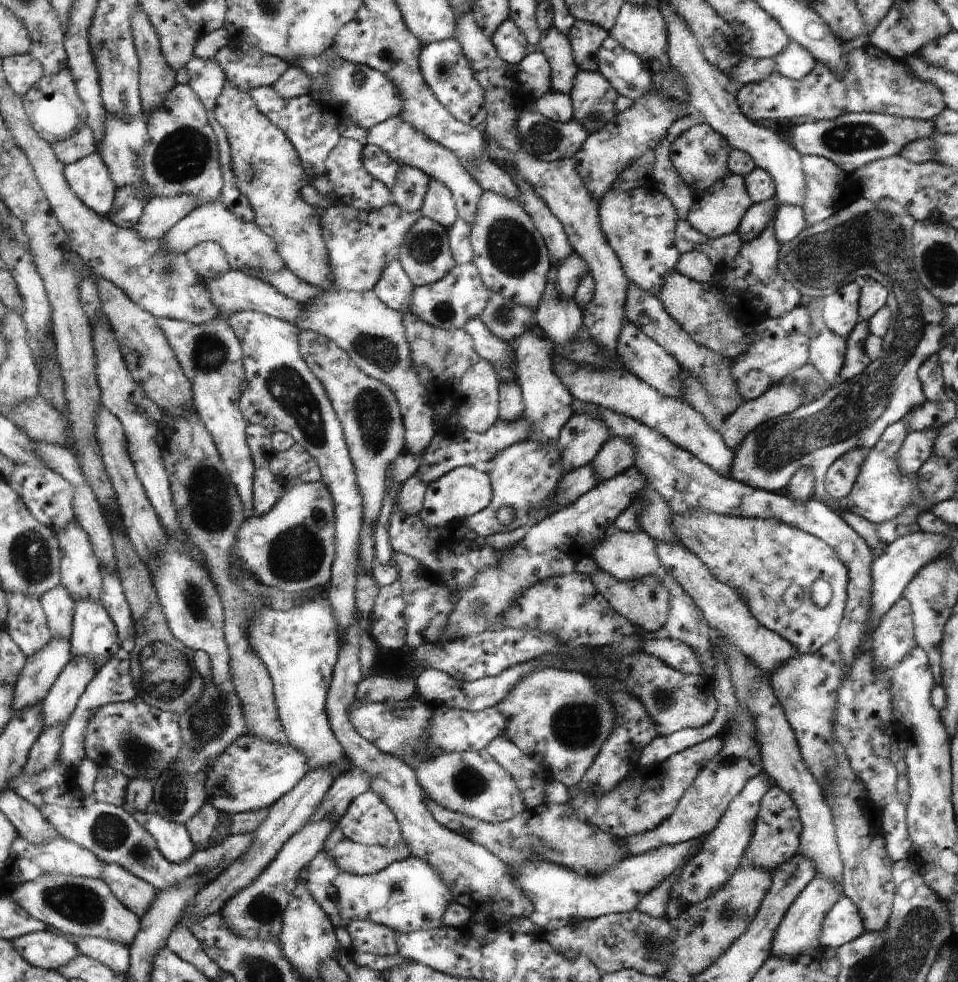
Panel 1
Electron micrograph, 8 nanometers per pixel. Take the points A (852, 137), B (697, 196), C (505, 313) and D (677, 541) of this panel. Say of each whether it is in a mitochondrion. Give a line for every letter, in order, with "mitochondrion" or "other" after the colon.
A: mitochondrion
B: other
C: mitochondrion
D: other

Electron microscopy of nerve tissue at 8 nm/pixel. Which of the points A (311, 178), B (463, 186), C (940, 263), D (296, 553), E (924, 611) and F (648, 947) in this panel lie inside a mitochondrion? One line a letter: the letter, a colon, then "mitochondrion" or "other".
A: other
B: other
C: mitochondrion
D: mitochondrion
E: other
F: mitochondrion

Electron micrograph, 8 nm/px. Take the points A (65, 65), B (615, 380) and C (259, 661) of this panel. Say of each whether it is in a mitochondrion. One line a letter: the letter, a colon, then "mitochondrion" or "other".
A: other
B: other
C: other

